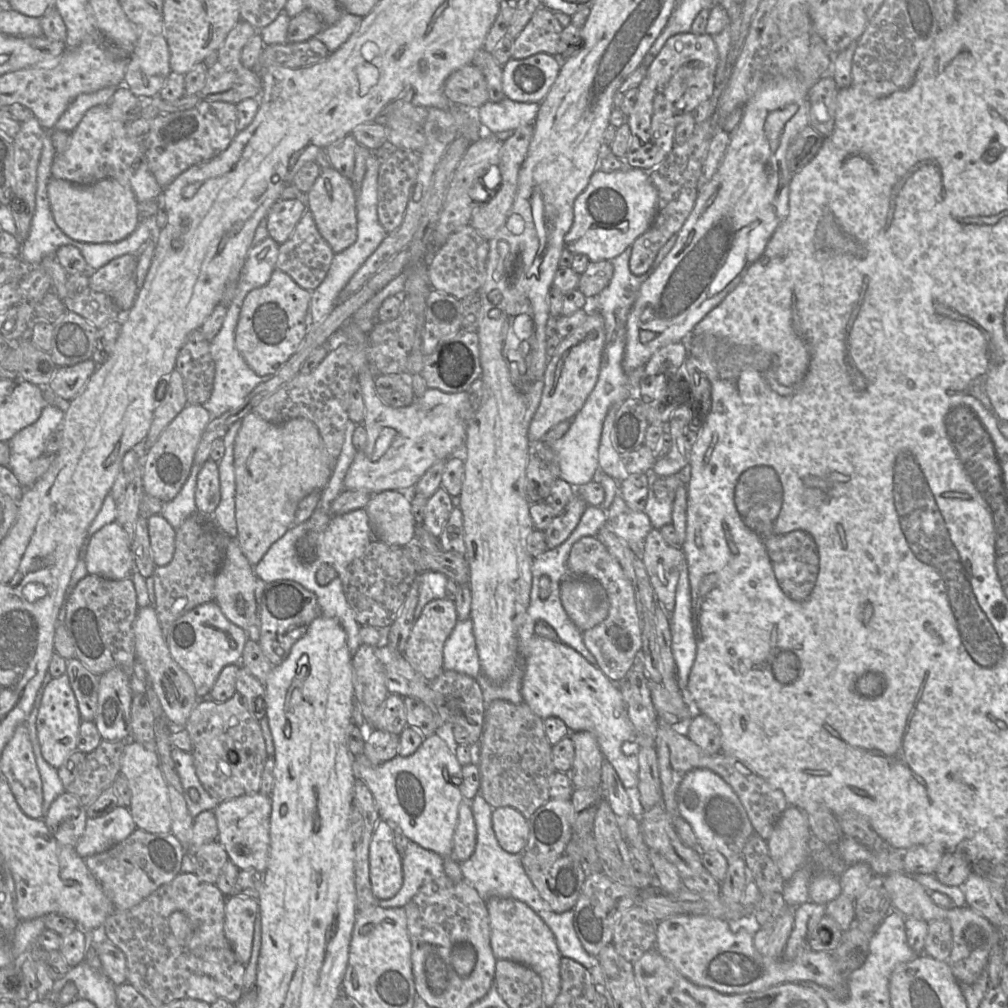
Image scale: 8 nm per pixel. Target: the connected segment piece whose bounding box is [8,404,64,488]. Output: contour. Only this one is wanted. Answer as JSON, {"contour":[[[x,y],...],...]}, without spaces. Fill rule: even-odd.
{"contour":[[[46,404],[38,420],[20,430],[8,442],[8,467],[24,488],[29,488],[36,482],[31,462],[45,453],[45,442],[49,435],[61,426],[63,417],[62,410]]]}

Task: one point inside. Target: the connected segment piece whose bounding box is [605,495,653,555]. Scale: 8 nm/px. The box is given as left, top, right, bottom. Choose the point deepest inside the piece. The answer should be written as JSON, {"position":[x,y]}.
{"position":[632,526]}

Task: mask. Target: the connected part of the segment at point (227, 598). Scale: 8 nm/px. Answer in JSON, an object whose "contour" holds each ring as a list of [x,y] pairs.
{"contour":[[[231,538],[221,568],[215,580],[215,602],[229,621],[242,628],[247,634],[256,622],[256,589],[257,576],[254,567],[249,563],[236,538]]]}

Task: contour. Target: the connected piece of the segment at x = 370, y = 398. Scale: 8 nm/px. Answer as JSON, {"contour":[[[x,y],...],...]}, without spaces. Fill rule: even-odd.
{"contour":[[[352,319],[341,330],[345,334],[345,343],[342,344],[349,346],[351,360],[358,375],[365,404],[362,425],[367,431],[367,444],[364,449],[358,450],[344,477],[344,490],[364,490],[369,493],[385,490],[412,492],[419,479],[435,463],[464,456],[468,423],[459,417],[459,411],[469,404],[469,394],[428,389],[410,406],[393,408],[384,403],[377,393],[375,376],[367,358],[368,333]]]}

